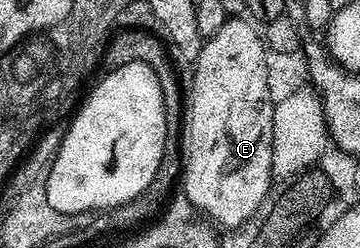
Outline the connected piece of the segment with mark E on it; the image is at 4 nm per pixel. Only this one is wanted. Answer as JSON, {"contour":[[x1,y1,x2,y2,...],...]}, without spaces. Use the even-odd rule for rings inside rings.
{"contour":[[228,18,216,34,205,37,200,58,194,64,194,78,189,85,190,105,186,108,186,125,182,128,182,192,219,229,238,228,248,223,258,211,261,213,272,181,270,135,275,101,270,95,266,69,268,49,263,33,259,29,257,32,253,26,246,18]]}

